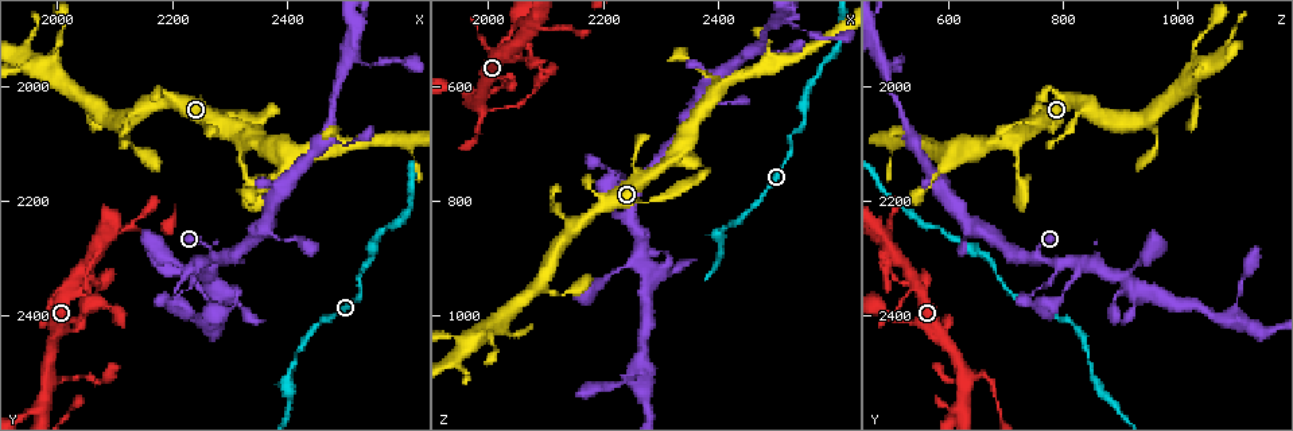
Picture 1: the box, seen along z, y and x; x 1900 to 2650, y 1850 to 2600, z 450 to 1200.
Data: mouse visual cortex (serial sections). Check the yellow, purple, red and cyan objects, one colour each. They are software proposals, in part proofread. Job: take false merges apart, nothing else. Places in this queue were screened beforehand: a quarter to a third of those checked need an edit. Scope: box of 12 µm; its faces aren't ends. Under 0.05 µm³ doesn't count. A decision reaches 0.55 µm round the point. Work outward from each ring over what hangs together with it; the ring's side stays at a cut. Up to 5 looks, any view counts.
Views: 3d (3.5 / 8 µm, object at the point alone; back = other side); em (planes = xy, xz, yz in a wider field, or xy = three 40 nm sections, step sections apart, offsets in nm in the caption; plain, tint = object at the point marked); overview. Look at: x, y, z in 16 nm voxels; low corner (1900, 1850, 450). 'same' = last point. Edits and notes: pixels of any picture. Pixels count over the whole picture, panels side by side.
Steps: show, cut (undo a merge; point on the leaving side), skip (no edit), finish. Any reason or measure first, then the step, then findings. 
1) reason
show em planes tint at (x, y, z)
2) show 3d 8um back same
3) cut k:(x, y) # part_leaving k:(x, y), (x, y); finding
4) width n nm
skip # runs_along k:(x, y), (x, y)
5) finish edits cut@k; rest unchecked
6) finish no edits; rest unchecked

narrows sharply
show 3d 8um at (1985, 2510, 635)

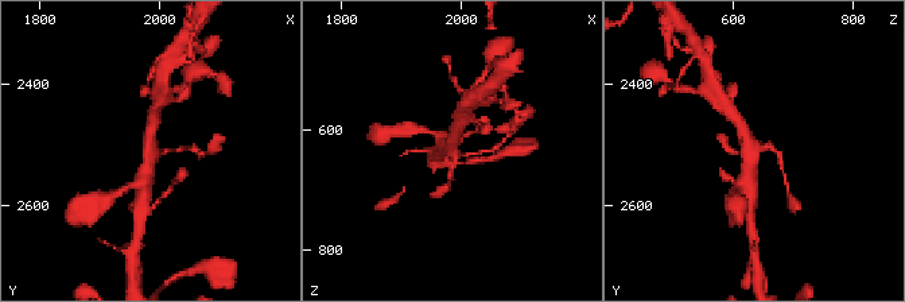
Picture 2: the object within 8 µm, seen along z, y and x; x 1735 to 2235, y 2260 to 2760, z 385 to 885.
arms 4; arm_widths 100, 150, 350, 450 nm; need the tissue
show em planes tint at (1985, 2505, 635)

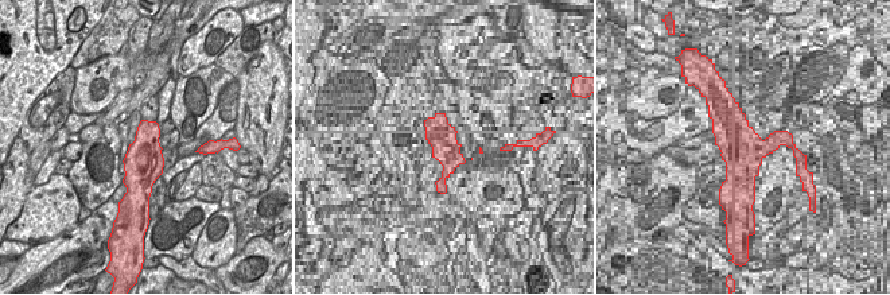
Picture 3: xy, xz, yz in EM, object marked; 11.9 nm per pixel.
skip # runs_along 2:(154, 115), (147, 171), (138, 182); all the same cell

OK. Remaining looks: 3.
sharp bend
show em xy step 5 tint at (2275, 2295, 750)

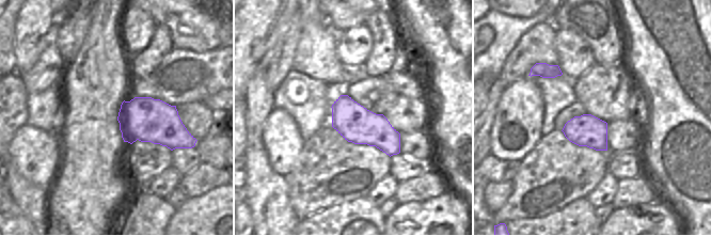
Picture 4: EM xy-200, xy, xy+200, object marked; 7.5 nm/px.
show 3d 3.5um same

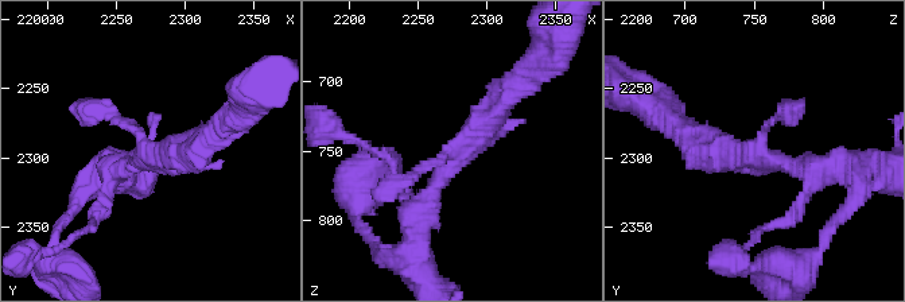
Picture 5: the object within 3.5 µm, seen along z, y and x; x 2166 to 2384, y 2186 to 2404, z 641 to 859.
skip # runs_along 5:(392, 186), (454, 153), (512, 86); all the same cell

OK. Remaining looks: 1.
finish no edits; rest unchecked

